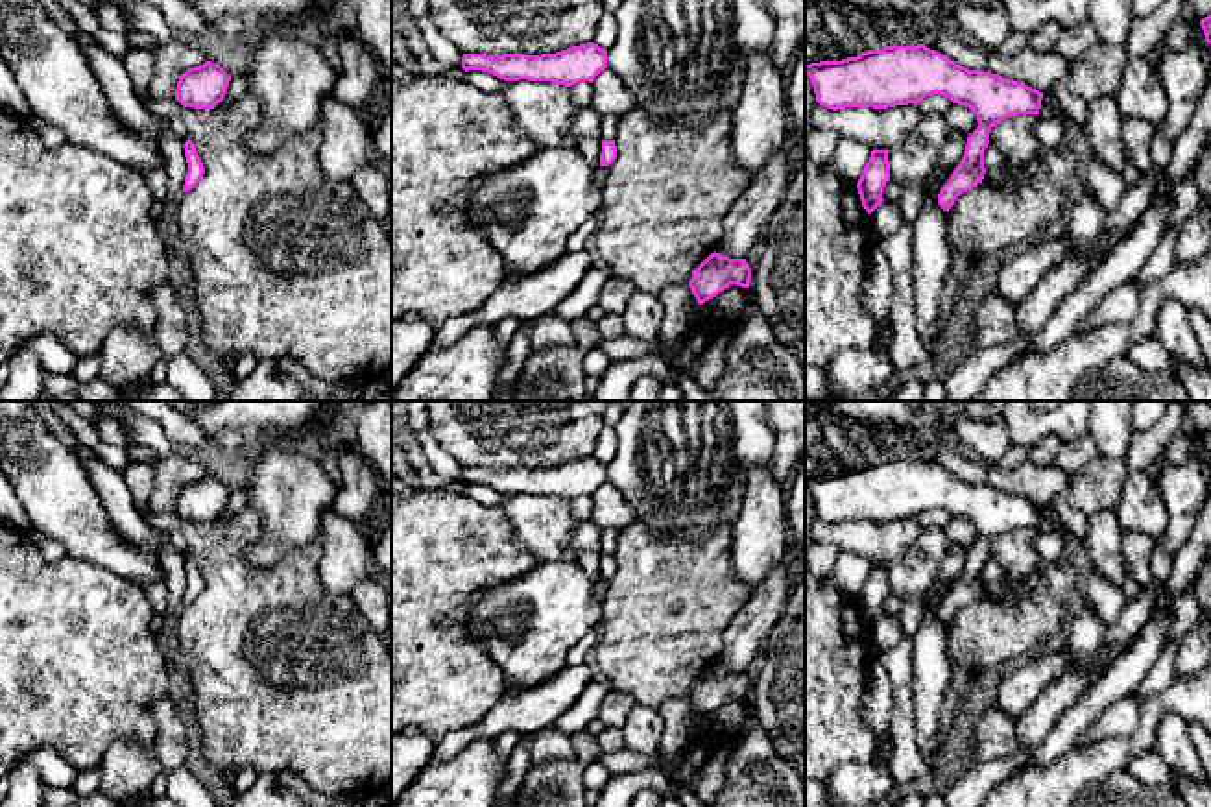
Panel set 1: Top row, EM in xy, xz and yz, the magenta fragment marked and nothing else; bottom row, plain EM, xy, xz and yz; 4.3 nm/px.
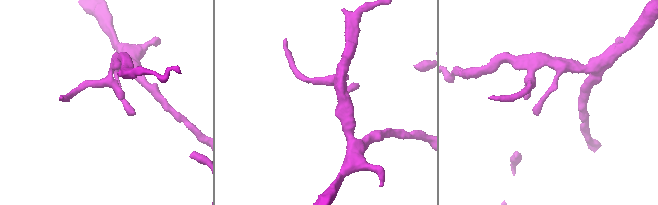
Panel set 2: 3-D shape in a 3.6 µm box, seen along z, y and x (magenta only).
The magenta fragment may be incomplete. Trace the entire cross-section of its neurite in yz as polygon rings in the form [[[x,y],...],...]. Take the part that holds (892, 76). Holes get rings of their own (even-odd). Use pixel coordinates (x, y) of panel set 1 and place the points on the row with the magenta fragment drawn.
[[[884,46],[842,61],[805,65],[816,102],[827,109],[888,109],[919,103],[932,94],[969,107],[978,127],[967,137],[960,164],[938,194],[938,205],[949,212],[962,192],[982,183],[984,151],[989,131],[1017,114],[1039,114],[1043,92],[984,70],[969,70],[947,55],[917,46]]]

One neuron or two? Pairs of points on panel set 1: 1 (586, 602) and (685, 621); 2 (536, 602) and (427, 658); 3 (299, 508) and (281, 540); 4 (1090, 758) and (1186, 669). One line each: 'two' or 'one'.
1: two
2: two
3: one
4: two

